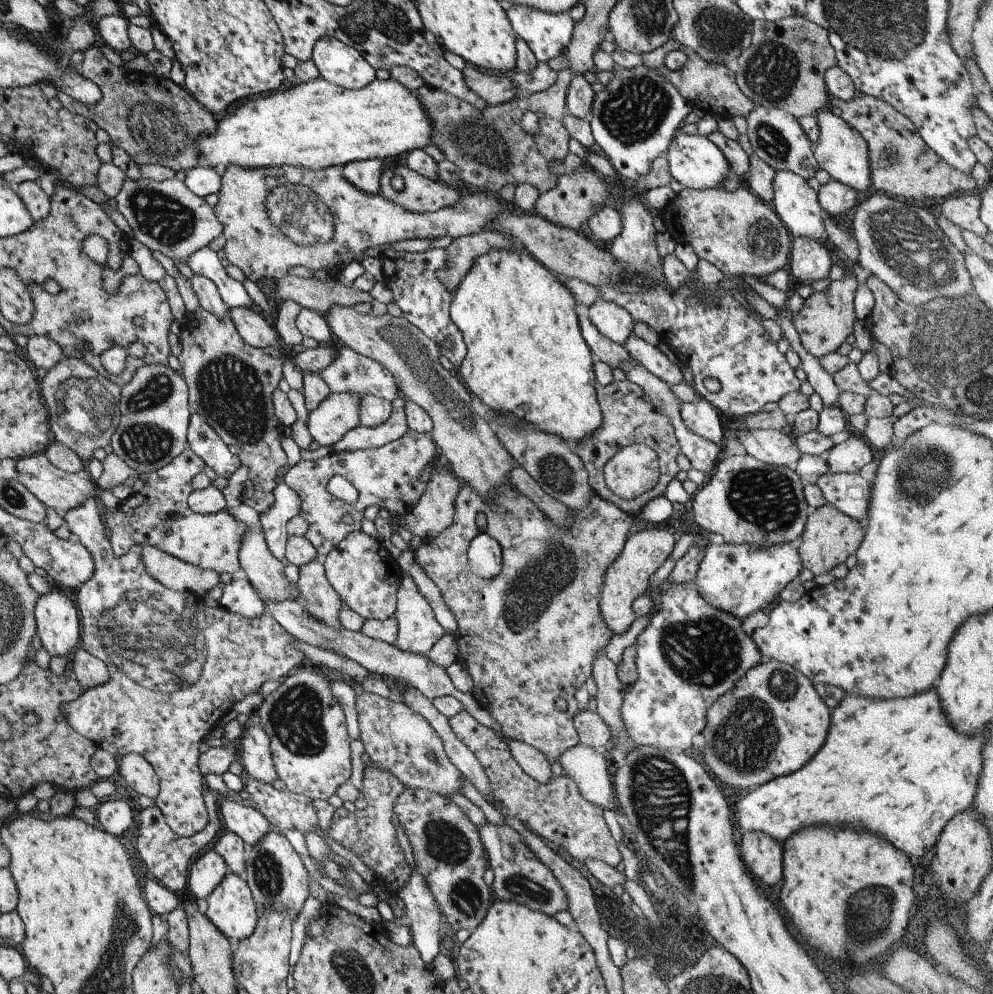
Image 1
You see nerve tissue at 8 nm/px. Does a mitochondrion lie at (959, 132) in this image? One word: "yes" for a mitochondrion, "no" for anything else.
no

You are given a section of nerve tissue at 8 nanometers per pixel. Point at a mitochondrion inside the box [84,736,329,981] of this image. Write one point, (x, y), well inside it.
(267, 870)

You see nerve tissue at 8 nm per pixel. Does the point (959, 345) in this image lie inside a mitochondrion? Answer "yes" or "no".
yes

